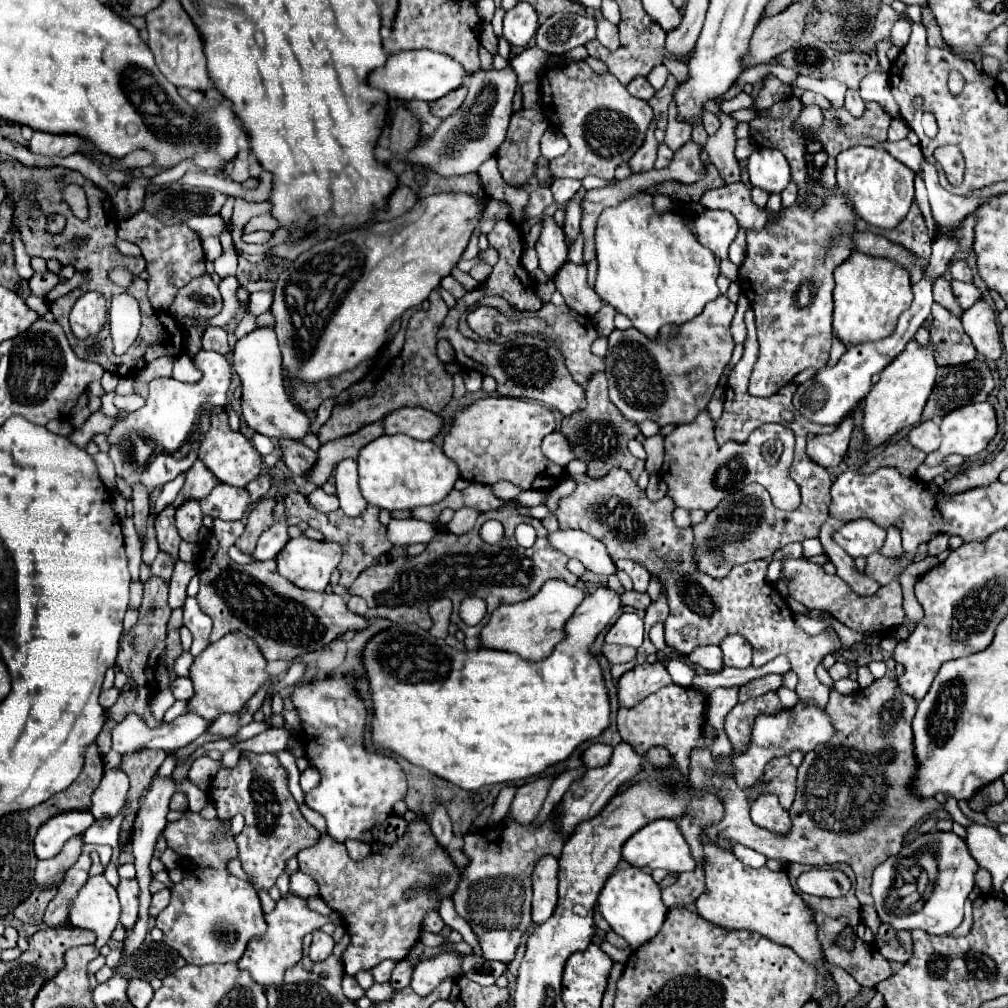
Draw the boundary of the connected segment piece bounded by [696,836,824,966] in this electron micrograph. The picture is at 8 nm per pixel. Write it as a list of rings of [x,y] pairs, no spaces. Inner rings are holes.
[[[702,836],[704,846],[704,874],[706,892],[696,900],[698,914],[726,930],[748,930],[770,938],[776,944],[792,948],[804,962],[812,966],[824,964],[824,950],[818,940],[818,926],[810,906],[796,896],[784,870],[770,870],[768,866],[750,868],[742,864],[730,850],[712,844]]]

